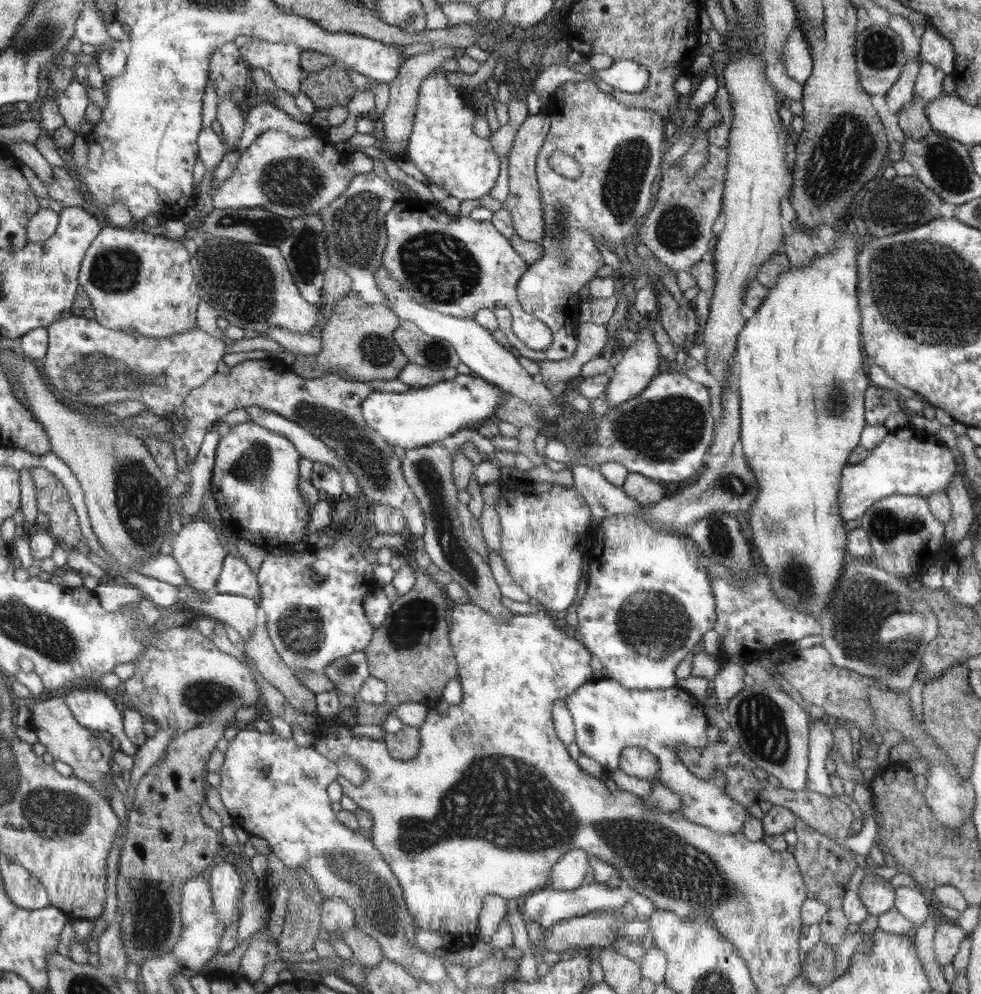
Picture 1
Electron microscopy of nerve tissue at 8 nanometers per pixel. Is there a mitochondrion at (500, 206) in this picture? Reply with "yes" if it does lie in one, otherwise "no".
no

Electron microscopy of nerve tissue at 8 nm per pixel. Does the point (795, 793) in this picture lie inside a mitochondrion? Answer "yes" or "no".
no

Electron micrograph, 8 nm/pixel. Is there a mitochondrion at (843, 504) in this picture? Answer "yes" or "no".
no

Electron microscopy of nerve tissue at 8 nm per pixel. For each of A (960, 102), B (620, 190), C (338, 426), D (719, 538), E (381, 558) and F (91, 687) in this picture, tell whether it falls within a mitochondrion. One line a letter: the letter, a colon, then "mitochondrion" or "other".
A: other
B: mitochondrion
C: mitochondrion
D: mitochondrion
E: other
F: other

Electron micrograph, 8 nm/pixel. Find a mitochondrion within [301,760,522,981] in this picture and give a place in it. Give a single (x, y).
(380, 904)

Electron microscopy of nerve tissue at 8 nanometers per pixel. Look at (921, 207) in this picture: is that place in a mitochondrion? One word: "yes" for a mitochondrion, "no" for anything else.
yes

